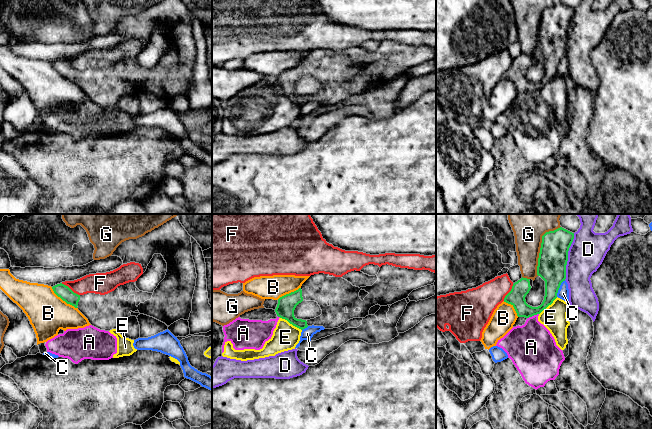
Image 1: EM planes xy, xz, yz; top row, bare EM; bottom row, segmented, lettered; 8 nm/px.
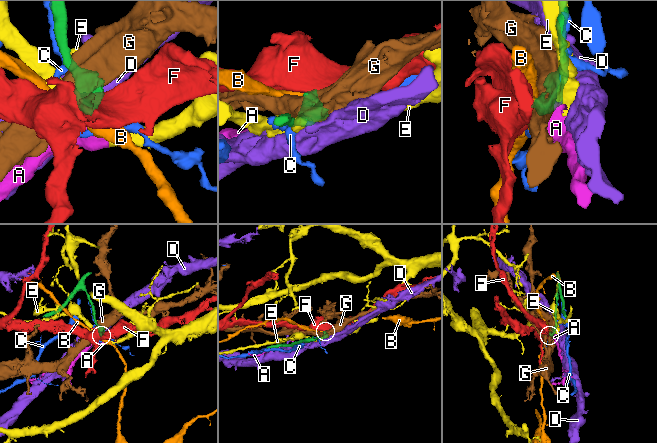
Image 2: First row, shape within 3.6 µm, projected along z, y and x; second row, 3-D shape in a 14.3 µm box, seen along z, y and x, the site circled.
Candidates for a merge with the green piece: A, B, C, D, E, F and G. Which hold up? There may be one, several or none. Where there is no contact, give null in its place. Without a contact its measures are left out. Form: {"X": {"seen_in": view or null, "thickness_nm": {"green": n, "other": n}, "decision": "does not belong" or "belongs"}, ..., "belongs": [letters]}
{"A": {"seen_in": "yz", "thickness_nm": {"green": 140, "other": 380}, "decision": "does not belong"}, "B": {"seen_in": "xy", "thickness_nm": {"green": 110, "other": 320}, "decision": "does not belong"}, "C": {"seen_in": "yz", "thickness_nm": {"green": 240, "other": 100}, "decision": "does not belong"}, "D": {"seen_in": "yz", "thickness_nm": {"green": 240, "other": 280}, "decision": "does not belong"}, "E": {"seen_in": "xz", "thickness_nm": {"green": 150, "other": 220}, "decision": "does not belong"}, "F": {"seen_in": "xy", "thickness_nm": {"green": 110, "other": 170}, "decision": "does not belong"}, "G": {"seen_in": "yz", "thickness_nm": {"green": 240, "other": 340}, "decision": "does not belong"}, "belongs": []}

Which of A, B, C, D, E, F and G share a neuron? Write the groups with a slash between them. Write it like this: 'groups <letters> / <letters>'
groups A E / B / C / D / F / G

